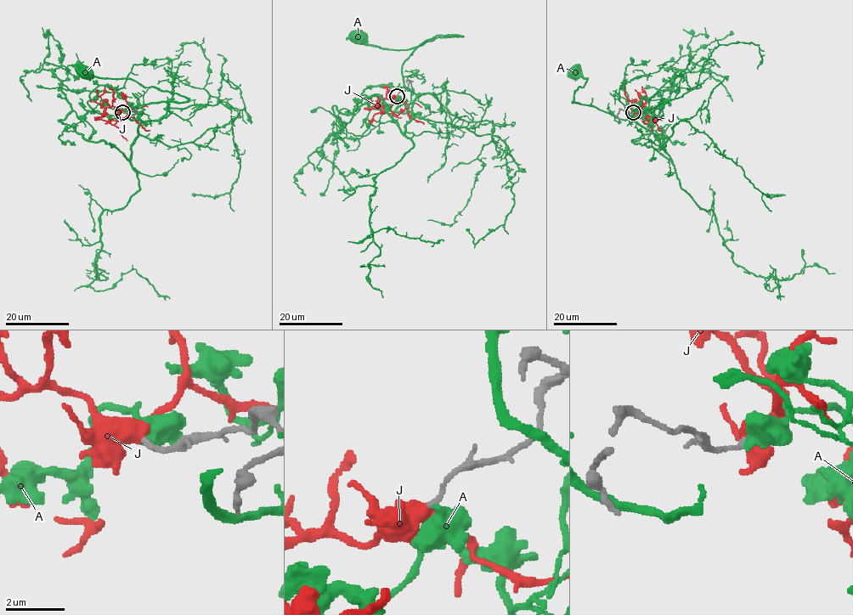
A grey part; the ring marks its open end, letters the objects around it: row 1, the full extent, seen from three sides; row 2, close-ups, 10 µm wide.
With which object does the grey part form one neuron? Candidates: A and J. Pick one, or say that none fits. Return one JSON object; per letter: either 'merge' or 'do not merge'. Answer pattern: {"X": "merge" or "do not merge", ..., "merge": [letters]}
{"A": "do not merge", "J": "do not merge", "merge": []}

